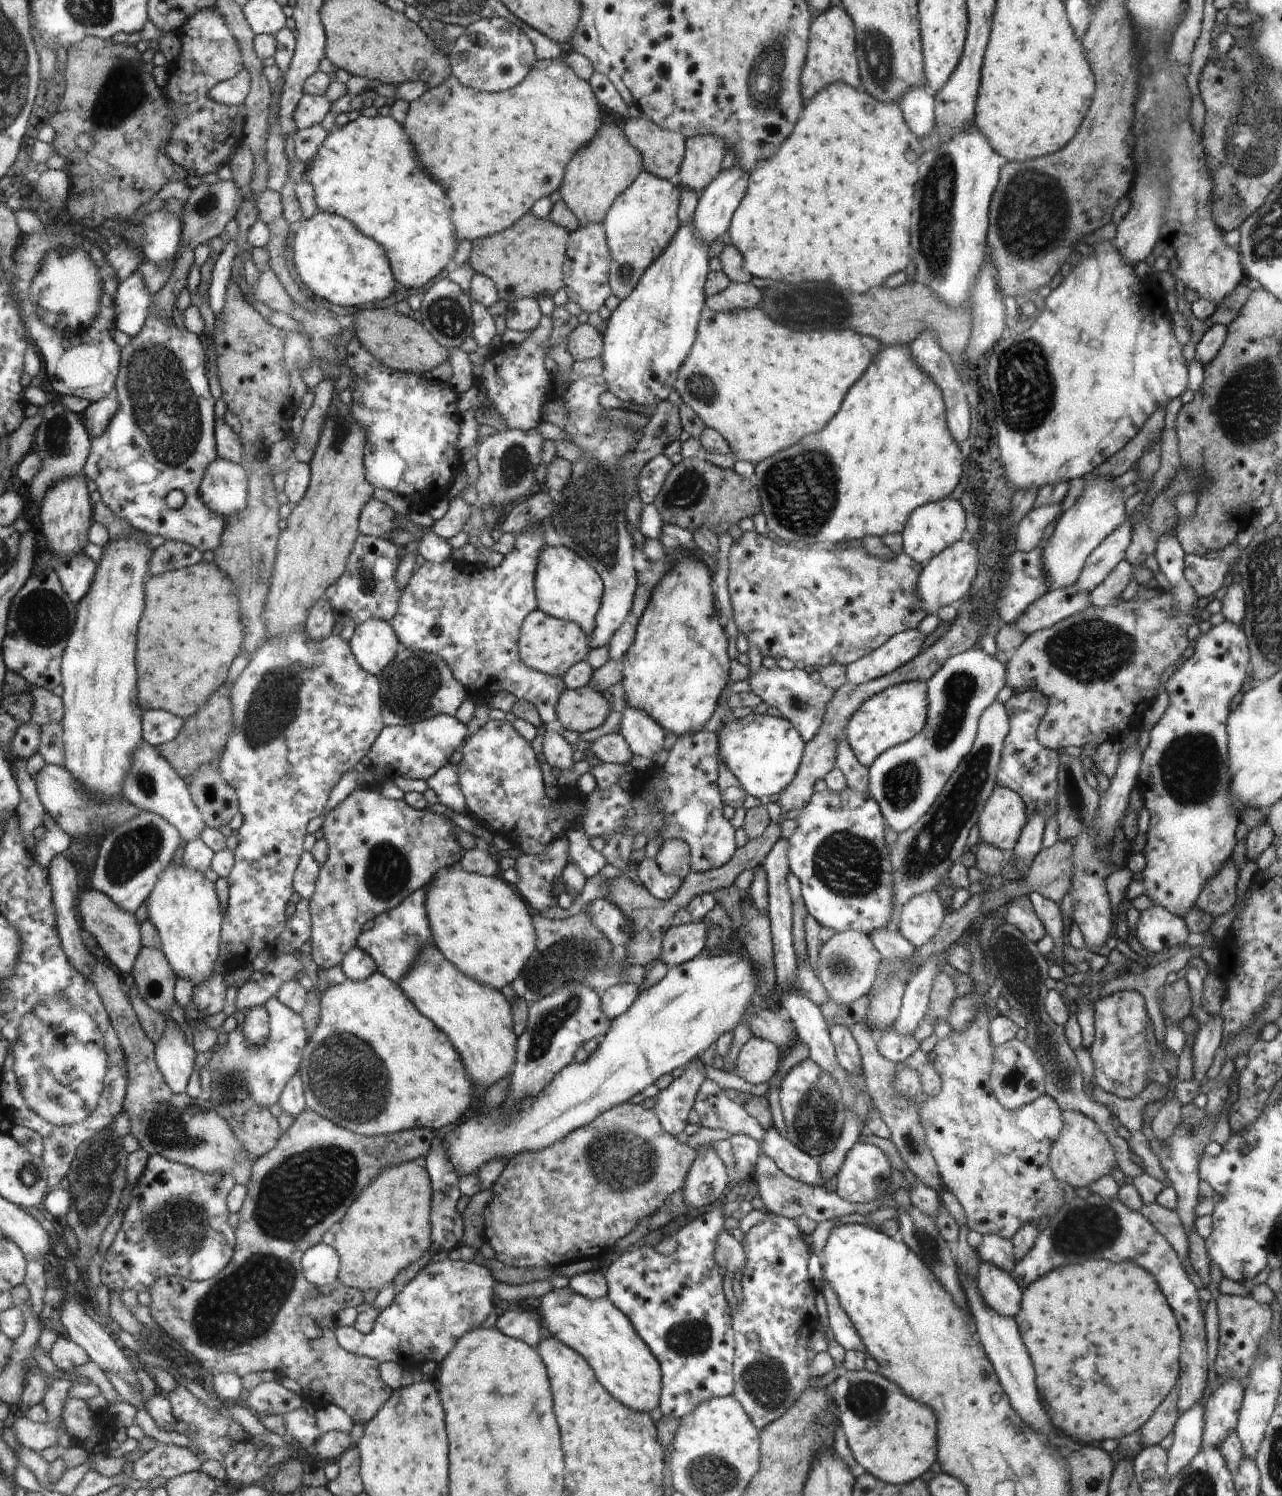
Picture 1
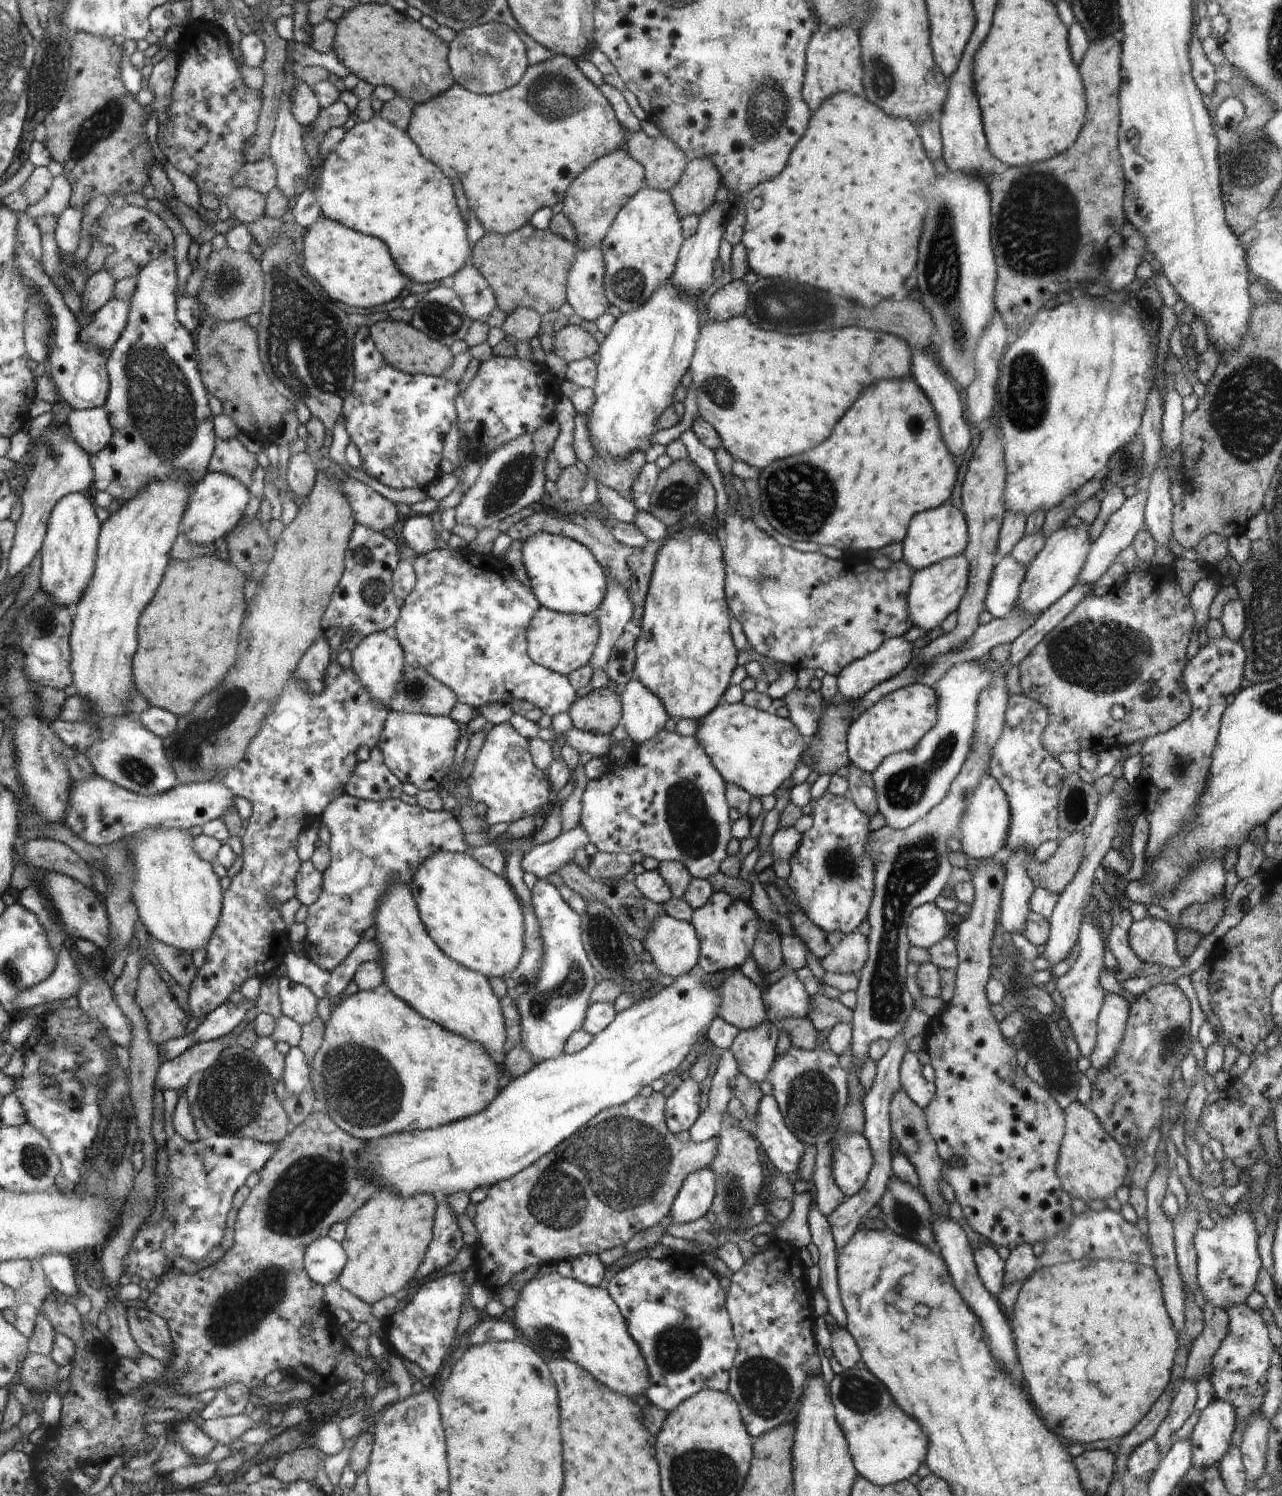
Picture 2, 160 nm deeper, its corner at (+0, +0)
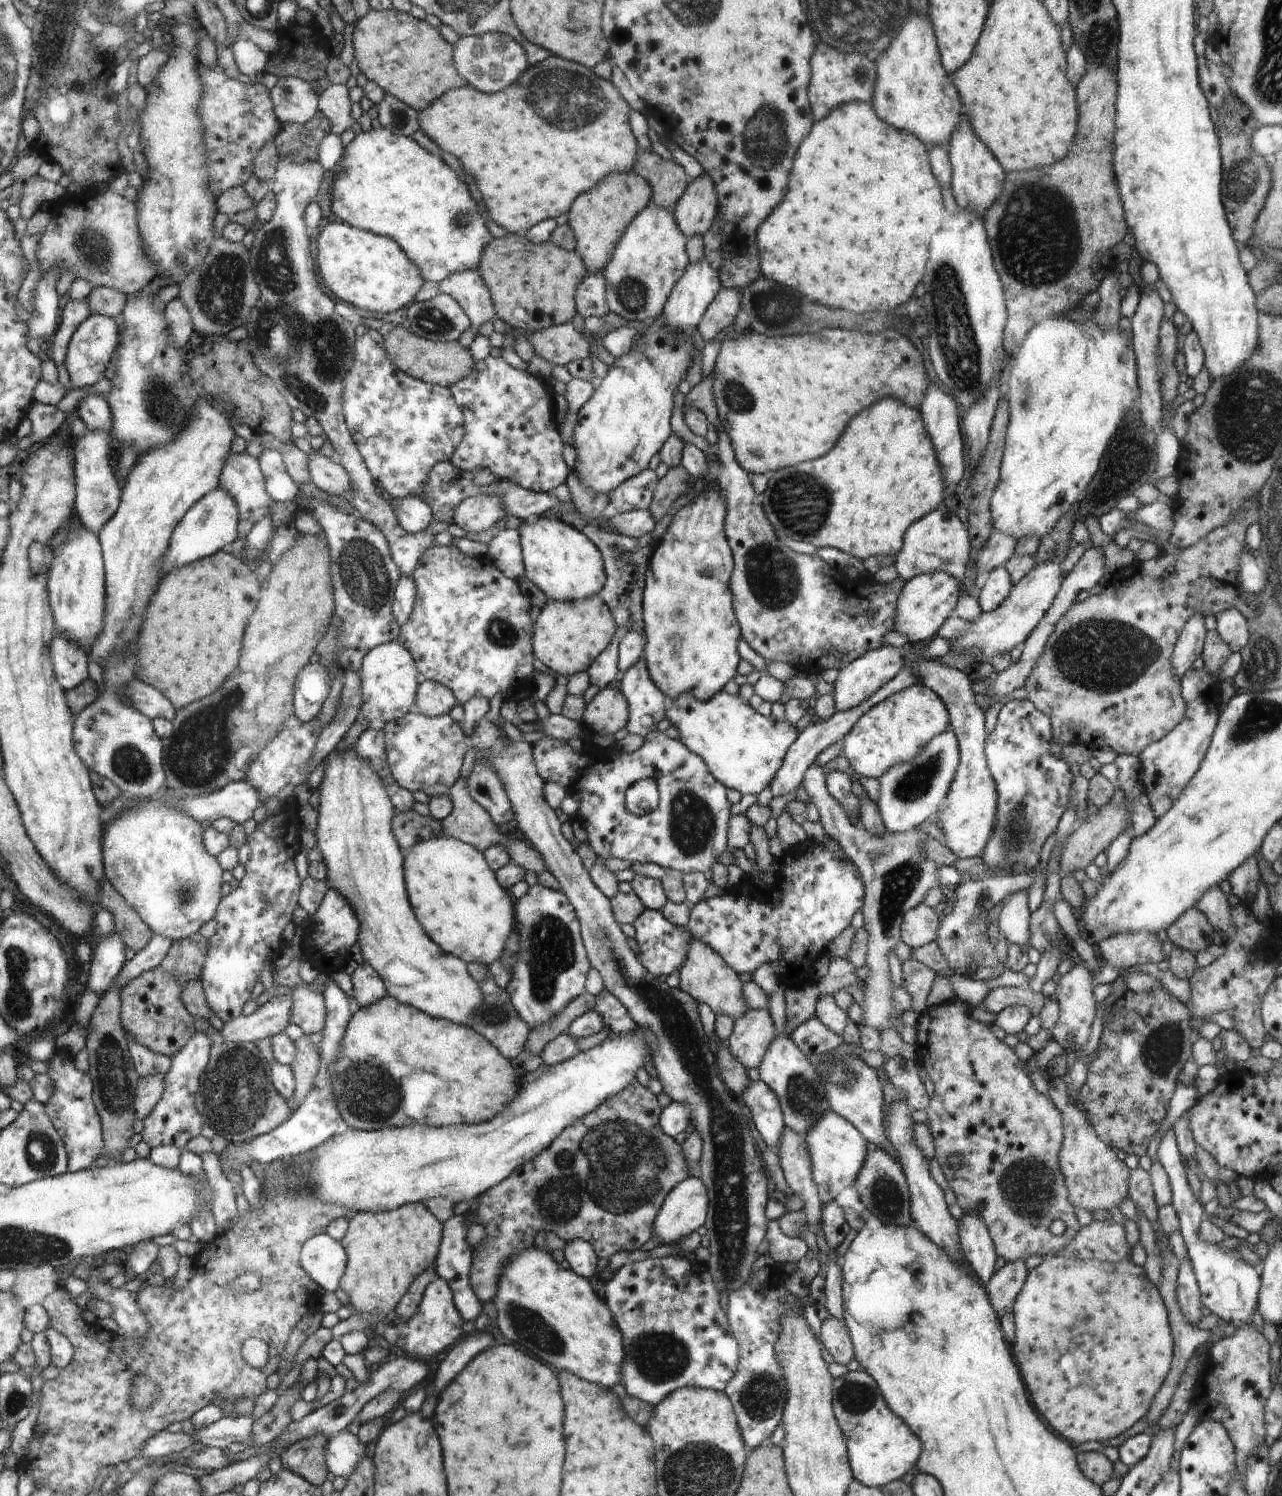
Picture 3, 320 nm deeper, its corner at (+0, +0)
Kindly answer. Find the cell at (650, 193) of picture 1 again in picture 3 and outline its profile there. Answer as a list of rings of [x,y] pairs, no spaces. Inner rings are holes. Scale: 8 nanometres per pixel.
[[[652,204],[644,209],[630,221],[630,224],[623,232],[623,236],[608,266],[604,268],[605,276],[605,299],[608,304],[609,312],[614,312],[626,320],[646,320],[646,318],[659,318],[673,292],[676,284],[680,282],[680,278],[687,270],[691,259],[687,254],[686,247],[687,238],[683,231],[679,229],[678,223],[675,221],[675,215],[670,210],[661,209]]]

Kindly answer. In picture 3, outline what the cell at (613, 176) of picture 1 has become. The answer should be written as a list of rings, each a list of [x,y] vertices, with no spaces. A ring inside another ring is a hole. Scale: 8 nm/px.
[[[632,170],[609,175],[596,189],[574,199],[567,214],[567,225],[574,233],[577,242],[575,251],[582,256],[588,273],[603,272],[626,227],[641,211],[648,208],[652,197],[650,183]]]

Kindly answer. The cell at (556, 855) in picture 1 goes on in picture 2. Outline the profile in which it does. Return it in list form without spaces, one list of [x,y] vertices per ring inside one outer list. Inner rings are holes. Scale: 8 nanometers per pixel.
[[[537,879],[531,890],[530,906],[536,915],[541,932],[543,944],[542,961],[535,978],[534,986],[530,987],[520,998],[516,1000],[517,1009],[520,1013],[521,1042],[533,1055],[536,1062],[558,1057],[563,1052],[571,1034],[581,1028],[586,1020],[588,1008],[590,1008],[592,994],[596,986],[594,978],[596,970],[592,966],[590,956],[582,941],[582,927],[584,919],[560,894],[559,887],[552,885],[548,880]]]

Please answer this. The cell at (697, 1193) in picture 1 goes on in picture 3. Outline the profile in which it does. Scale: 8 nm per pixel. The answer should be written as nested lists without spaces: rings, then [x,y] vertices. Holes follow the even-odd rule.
[[[696,1174],[671,1190],[654,1222],[654,1235],[661,1244],[676,1246],[684,1236],[698,1231],[704,1224],[706,1208],[710,1208],[706,1189]]]

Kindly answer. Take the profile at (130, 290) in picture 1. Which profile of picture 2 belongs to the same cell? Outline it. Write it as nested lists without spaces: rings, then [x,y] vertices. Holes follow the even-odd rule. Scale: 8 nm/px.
[[[114,297],[93,316],[89,325],[82,328],[81,340],[95,345],[109,358],[128,326],[130,315],[131,302]]]

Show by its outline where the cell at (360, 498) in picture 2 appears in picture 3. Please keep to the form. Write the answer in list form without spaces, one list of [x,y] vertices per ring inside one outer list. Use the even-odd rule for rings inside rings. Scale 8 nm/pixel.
[[[315,451],[307,455],[310,481],[318,488],[334,496],[345,496],[351,491],[353,485],[349,474],[339,463]]]

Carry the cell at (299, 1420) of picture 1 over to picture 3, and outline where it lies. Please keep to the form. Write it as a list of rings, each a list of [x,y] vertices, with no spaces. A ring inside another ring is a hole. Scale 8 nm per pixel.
[[[344,1430],[329,1438],[325,1450],[326,1466],[334,1476],[347,1480],[365,1456],[365,1450],[366,1446],[357,1435]]]

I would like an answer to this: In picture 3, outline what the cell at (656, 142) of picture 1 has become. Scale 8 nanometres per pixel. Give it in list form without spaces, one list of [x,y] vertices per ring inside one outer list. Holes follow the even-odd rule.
[[[652,150],[640,151],[634,170],[651,185],[651,204],[672,211],[687,190],[688,175],[676,162],[670,162]]]

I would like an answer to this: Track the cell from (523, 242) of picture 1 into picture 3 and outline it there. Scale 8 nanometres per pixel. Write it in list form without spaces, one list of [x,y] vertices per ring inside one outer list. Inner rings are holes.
[[[512,233],[510,236],[495,238],[484,247],[482,262],[478,269],[491,292],[495,318],[504,320],[513,329],[534,332],[550,325],[576,322],[576,318],[580,318],[576,306],[577,287],[588,272],[582,256],[575,250],[567,251],[552,242],[537,245],[531,243],[523,234]]]

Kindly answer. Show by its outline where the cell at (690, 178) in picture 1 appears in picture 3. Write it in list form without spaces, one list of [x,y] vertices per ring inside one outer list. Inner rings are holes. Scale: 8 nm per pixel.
[[[706,173],[689,183],[682,198],[672,210],[679,229],[687,239],[696,235],[702,237],[704,232],[708,232],[716,218],[718,203],[712,179]]]

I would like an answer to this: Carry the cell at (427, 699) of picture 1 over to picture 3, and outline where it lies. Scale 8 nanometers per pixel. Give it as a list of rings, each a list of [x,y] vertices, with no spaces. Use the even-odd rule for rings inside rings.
[[[421,679],[416,697],[416,712],[429,717],[450,713],[458,699],[450,688],[436,681]]]

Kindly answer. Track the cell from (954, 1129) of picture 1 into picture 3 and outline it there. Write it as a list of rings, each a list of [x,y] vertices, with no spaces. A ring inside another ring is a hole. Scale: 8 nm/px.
[[[949,1000],[948,1004],[941,1003],[933,1007],[927,1007],[920,1015],[913,1018],[913,1024],[918,1031],[918,1040],[915,1042],[915,1050],[918,1060],[926,1069],[930,1080],[934,1083],[934,1092],[932,1094],[931,1105],[924,1111],[922,1118],[928,1125],[935,1144],[935,1157],[942,1168],[942,1172],[948,1181],[948,1186],[952,1188],[956,1196],[958,1206],[962,1208],[964,1213],[977,1212],[988,1227],[991,1239],[993,1240],[995,1251],[998,1256],[1002,1256],[1005,1262],[1025,1261],[1029,1256],[1042,1256],[1044,1259],[1048,1256],[1056,1256],[1060,1250],[1065,1250],[1070,1244],[1070,1240],[1076,1236],[1076,1232],[1080,1230],[1080,1224],[1076,1220],[1076,1212],[1072,1208],[1072,1204],[1068,1202],[1068,1189],[1065,1185],[1065,1176],[1061,1174],[1059,1165],[1059,1150],[1062,1144],[1062,1130],[1064,1125],[1062,1117],[1055,1103],[1050,1098],[1042,1096],[1030,1082],[1028,1074],[1022,1068],[1020,1058],[1012,1052],[1013,1048],[1006,1046],[1004,1042],[1000,1042],[994,1033],[990,1032],[990,1028],[986,1024],[974,1022],[961,1000]],[[953,1154],[960,1155],[960,1165],[954,1168],[948,1158]],[[1054,1220],[1062,1220],[1066,1225],[1063,1235],[1054,1235],[1049,1226]]]

